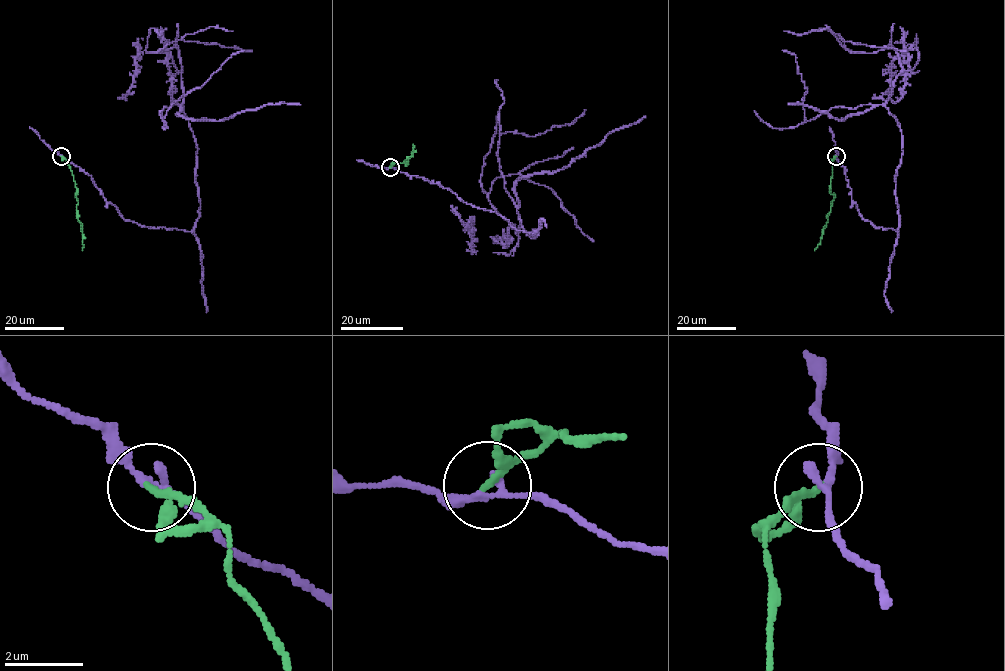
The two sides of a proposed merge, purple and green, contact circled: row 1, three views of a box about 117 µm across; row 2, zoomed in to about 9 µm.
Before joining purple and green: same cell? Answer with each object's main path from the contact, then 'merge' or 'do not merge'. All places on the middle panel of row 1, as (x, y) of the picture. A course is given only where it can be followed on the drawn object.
purple via (390, 167), (534, 238), (520, 220), (518, 237), (488, 198), (497, 177), (520, 174), (550, 188), (593, 242) | green via (390, 167), (404, 161), (408, 161), (407, 164), (414, 151), (413, 144) | do not merge

